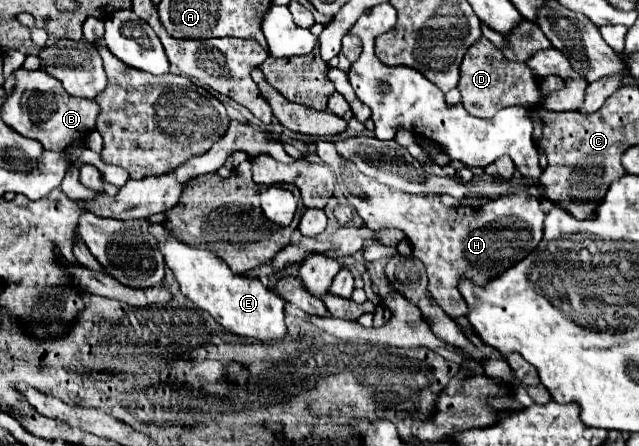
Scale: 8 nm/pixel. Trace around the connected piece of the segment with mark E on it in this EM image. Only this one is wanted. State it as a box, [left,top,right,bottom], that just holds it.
[150,223,286,341]

